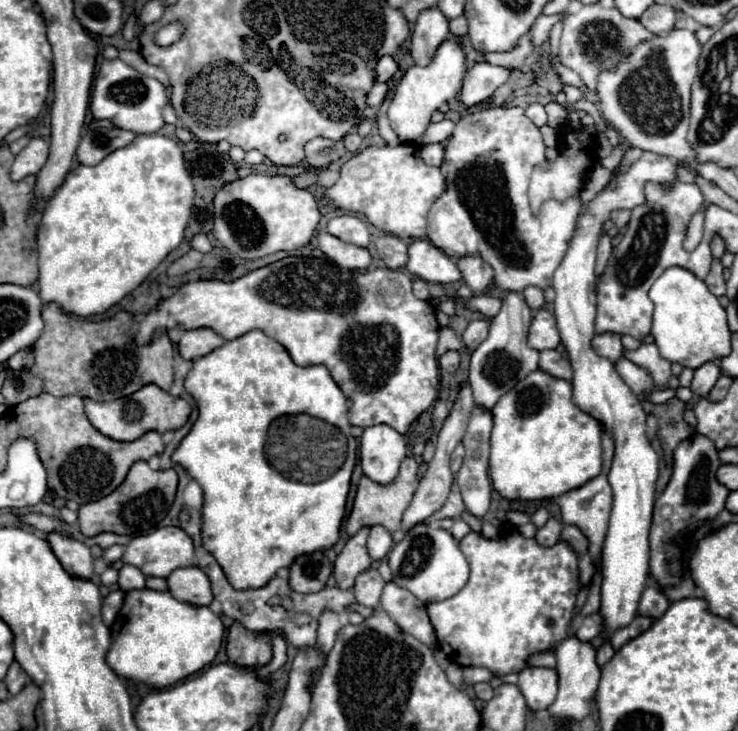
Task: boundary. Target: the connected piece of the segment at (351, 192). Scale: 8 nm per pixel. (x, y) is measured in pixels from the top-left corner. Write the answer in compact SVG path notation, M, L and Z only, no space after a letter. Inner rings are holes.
M402 144L398 148L374 146L358 152L342 166L338 182L326 190L322 202L360 212L388 234L400 238L426 238L428 210L440 198L446 182L440 168L426 166L420 160L418 150L420 146L416 144Z

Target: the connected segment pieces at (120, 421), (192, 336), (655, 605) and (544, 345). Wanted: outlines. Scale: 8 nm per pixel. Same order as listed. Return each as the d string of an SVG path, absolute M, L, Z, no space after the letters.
M146 384L138 392L134 392L128 398L114 400L114 402L94 402L94 400L84 400L86 406L86 416L92 422L92 426L102 432L104 436L120 442L132 442L144 436L146 432L170 432L178 430L188 422L190 416L190 404L182 398L174 398L156 384Z
M210 328L188 330L182 334L182 338L178 342L178 352L184 360L196 360L196 358L210 354L214 348L220 348L224 342L226 340Z
M648 586L644 592L642 592L642 598L640 598L640 608L638 612L644 614L644 616L652 616L652 618L660 618L666 608L670 606L668 598L664 596L664 592L656 586Z
M542 308L532 320L528 346L536 350L548 350L548 348L556 348L558 344L560 344L560 334L556 330L556 318Z

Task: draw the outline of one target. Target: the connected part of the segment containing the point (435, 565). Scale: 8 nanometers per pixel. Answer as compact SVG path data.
M418 524L402 540L398 540L388 554L388 564L394 576L392 582L410 590L424 604L448 600L458 594L466 586L470 574L458 540L448 530L432 524Z

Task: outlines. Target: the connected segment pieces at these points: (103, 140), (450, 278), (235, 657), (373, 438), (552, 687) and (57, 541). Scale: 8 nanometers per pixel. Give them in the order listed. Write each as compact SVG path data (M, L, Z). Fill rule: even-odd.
M122 128L88 130L86 136L80 140L76 158L80 164L94 166L100 164L106 156L110 156L110 152L116 152L118 148L126 148L126 144L132 144L136 138L138 134Z
M430 240L410 242L406 270L434 284L448 284L462 278L458 266L442 250L430 244Z
M234 622L228 630L228 644L226 644L226 654L230 662L236 666L264 666L272 658L272 644L270 638L276 636L276 632L250 632L244 630L242 624Z
M380 424L364 430L360 440L360 464L364 474L374 482L390 484L406 455L406 440L394 428Z
M526 666L520 672L518 688L524 694L530 710L544 710L554 702L558 690L558 672L554 668Z
M50 532L46 534L46 540L60 560L60 564L70 572L72 576L78 578L90 578L92 576L92 556L90 548L62 532Z

